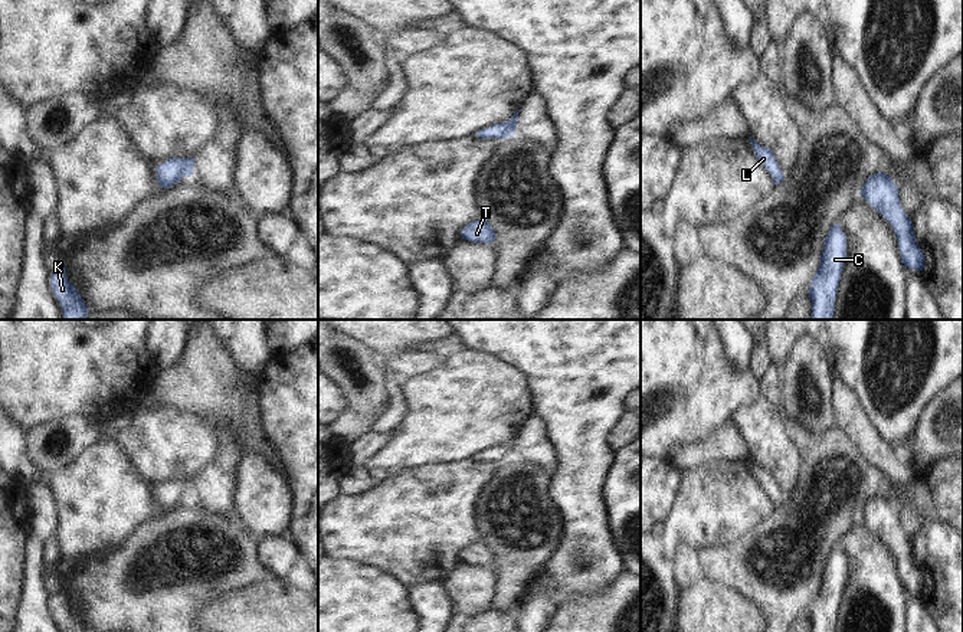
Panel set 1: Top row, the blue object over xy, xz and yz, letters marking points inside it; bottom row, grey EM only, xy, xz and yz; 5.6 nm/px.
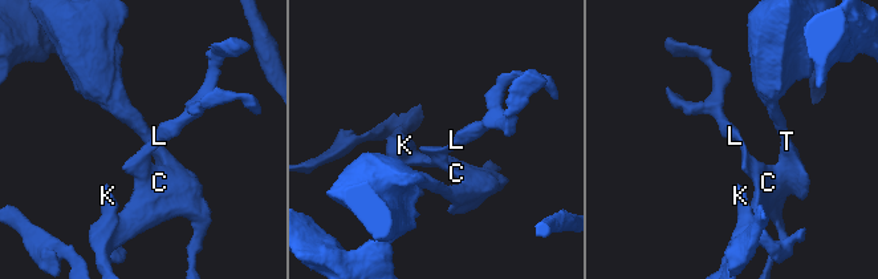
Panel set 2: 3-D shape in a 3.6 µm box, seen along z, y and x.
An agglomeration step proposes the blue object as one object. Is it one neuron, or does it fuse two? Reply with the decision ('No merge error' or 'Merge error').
No merge error

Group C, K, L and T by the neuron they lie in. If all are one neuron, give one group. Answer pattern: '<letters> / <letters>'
C K L T

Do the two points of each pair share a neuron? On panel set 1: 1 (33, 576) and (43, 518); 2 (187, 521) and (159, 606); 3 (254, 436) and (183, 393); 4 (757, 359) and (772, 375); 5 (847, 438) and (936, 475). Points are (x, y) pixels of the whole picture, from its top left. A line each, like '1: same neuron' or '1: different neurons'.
1: same neuron
2: same neuron
3: same neuron
4: different neurons
5: different neurons

